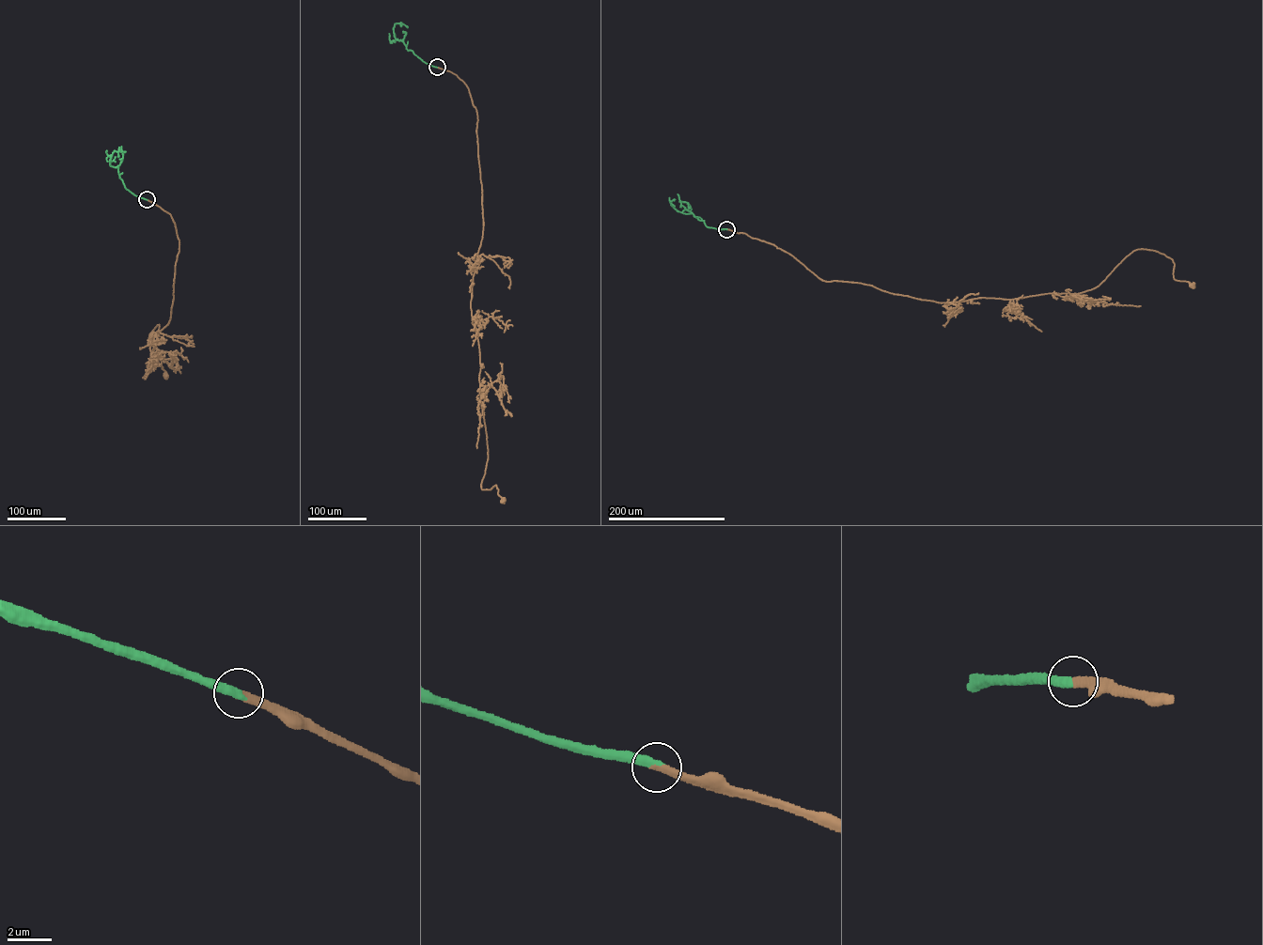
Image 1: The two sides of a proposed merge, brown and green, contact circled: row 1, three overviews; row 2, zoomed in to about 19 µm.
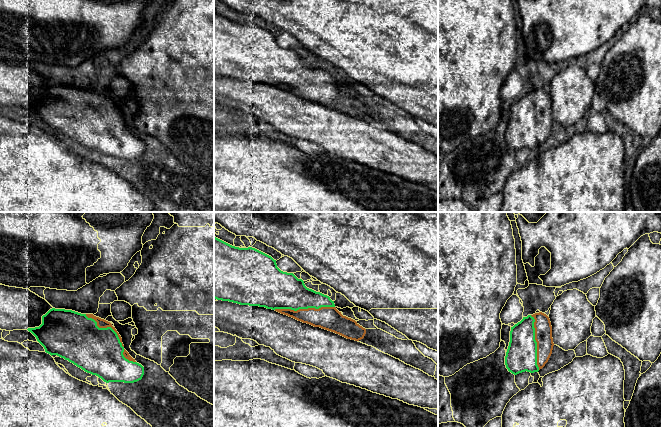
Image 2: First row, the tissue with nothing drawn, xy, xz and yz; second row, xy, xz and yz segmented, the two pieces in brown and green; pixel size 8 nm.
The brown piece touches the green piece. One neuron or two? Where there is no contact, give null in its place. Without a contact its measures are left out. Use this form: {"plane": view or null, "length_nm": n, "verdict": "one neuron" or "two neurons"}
{"plane": "xz", "length_nm": 480, "verdict": "one neuron"}

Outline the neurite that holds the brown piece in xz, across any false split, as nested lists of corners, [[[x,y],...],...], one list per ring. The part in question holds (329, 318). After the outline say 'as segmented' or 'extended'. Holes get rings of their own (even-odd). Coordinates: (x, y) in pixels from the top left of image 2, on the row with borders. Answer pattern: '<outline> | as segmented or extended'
[[[214,237],[214,298],[240,305],[275,310],[314,327],[359,341],[366,329],[355,320],[343,316],[329,296],[305,286],[293,273],[281,271],[271,256],[252,247],[239,248]]] | extended

